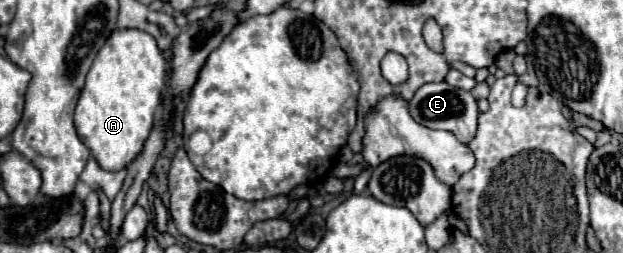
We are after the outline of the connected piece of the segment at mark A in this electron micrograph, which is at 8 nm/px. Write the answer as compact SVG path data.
M114 29L88 71L74 113L78 137L92 151L102 169L124 169L142 151L144 141L152 131L154 111L160 105L164 85L166 59L154 43L154 37L146 35L146 31Z

